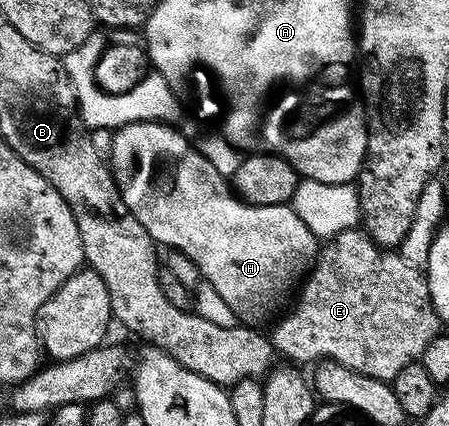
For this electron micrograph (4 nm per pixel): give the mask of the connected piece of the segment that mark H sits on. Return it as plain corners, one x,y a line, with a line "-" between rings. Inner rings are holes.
138,121
119,128
113,134
115,137
114,142
110,145
110,153
108,149
108,164
113,172
114,181
118,184
120,195
124,199
128,211
132,211
132,215
136,215
136,219
140,219
140,223
154,242
159,246
167,245
167,250
178,250
188,259
192,259
192,262
199,268
201,280
212,283
212,287
216,287
217,293
224,298
224,303
228,303
228,307
232,307
239,322
262,323
258,321
264,320
285,299
286,292
290,288
293,290
310,272
310,267
313,265
315,257
318,256
319,238
314,237
312,231
308,231
308,227
304,227
304,219
300,219
300,215
296,215
296,211
289,204
247,205
228,184
227,178
222,177
220,171
216,171
216,167
212,167
212,163
208,163
206,156
192,144
192,141
189,141
184,134
177,133
174,128
173,124
161,121

